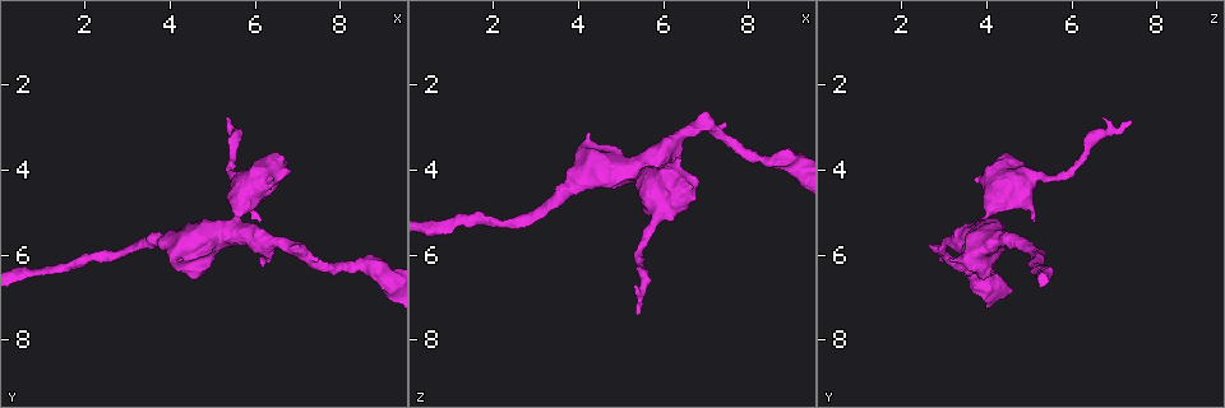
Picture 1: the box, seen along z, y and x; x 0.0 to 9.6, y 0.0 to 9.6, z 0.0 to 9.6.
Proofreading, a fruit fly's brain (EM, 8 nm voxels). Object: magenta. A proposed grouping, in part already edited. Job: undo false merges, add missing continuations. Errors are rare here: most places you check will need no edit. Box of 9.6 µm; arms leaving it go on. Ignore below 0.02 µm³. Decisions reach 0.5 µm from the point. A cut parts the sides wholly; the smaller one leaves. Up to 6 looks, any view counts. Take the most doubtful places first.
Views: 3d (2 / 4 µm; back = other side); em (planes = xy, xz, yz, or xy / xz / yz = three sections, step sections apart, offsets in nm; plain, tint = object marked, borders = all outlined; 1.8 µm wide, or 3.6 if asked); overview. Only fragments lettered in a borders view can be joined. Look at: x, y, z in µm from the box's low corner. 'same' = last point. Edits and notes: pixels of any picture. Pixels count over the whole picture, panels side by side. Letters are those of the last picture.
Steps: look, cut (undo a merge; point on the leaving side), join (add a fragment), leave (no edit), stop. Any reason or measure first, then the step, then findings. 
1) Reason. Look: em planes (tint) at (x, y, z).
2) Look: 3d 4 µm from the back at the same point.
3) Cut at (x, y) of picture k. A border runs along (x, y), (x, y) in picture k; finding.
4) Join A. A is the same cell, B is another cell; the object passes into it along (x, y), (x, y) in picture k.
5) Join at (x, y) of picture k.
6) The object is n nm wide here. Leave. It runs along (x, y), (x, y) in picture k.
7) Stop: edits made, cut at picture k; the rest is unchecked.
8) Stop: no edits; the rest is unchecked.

Free end. Look: em planes (borders) at (4.20, 6.05, 3.15).

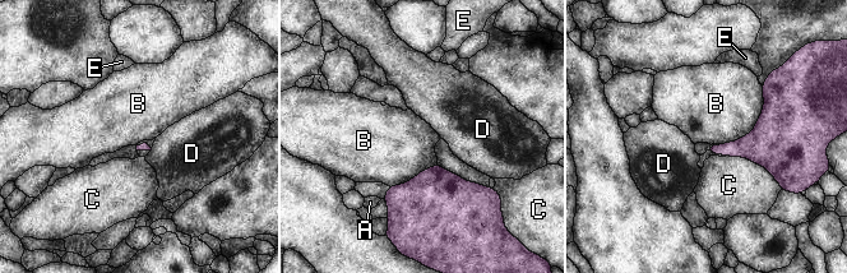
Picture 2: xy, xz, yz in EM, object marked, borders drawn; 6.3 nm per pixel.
Leave. A, B, C, D and E are other cells; a border runs along (763, 86), (755, 126), (722, 144) in picture 2; no lettered fragment goes on from it.

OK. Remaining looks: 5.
Look: 3d 4 µm at (5.35, 2.85, 7.50).

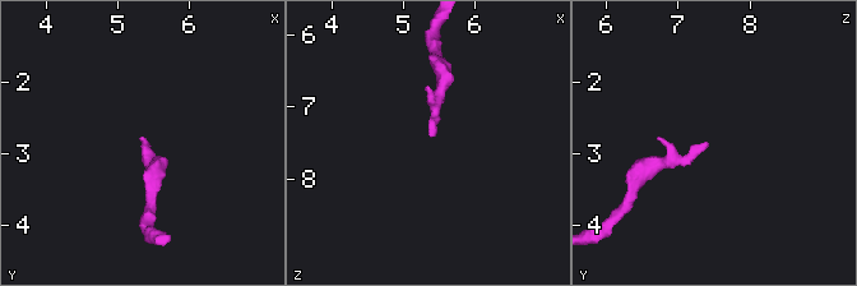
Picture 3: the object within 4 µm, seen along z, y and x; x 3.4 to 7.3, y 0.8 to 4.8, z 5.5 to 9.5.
Now the EM. Look: em 3.6 µm planes (borders) at (5.35, 2.85, 7.40).

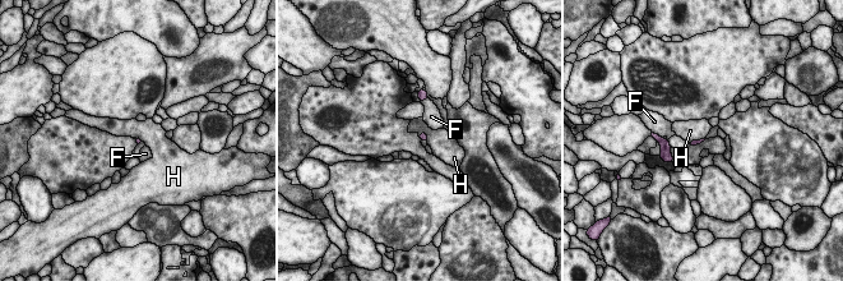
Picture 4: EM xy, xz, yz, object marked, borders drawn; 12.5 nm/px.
Leave. F and H are other cells; no lettered fragment goes on from it.

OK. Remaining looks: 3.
Branch stops here. Look: em planes (borders) at (6.15, 5.20, 5.10).

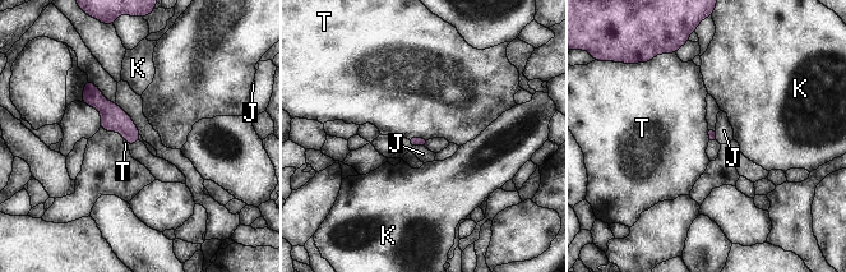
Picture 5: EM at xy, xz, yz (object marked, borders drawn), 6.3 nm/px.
Leave. J, K and T are other cells; none of them fits.

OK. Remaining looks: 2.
Stop: no edits; the rest is unchecked.

